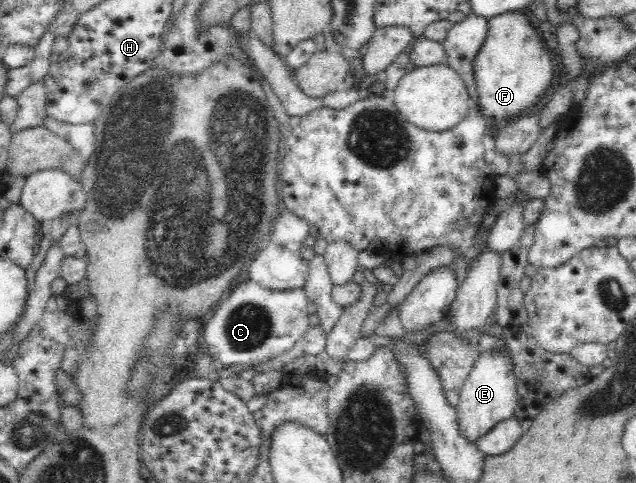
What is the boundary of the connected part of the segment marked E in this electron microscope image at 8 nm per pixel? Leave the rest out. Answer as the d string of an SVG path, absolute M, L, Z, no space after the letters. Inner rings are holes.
M496 346L481 353L473 368L463 381L459 402L456 405L458 424L466 438L475 442L480 435L490 430L496 422L514 413L518 401L517 379L514 362L509 350Z

